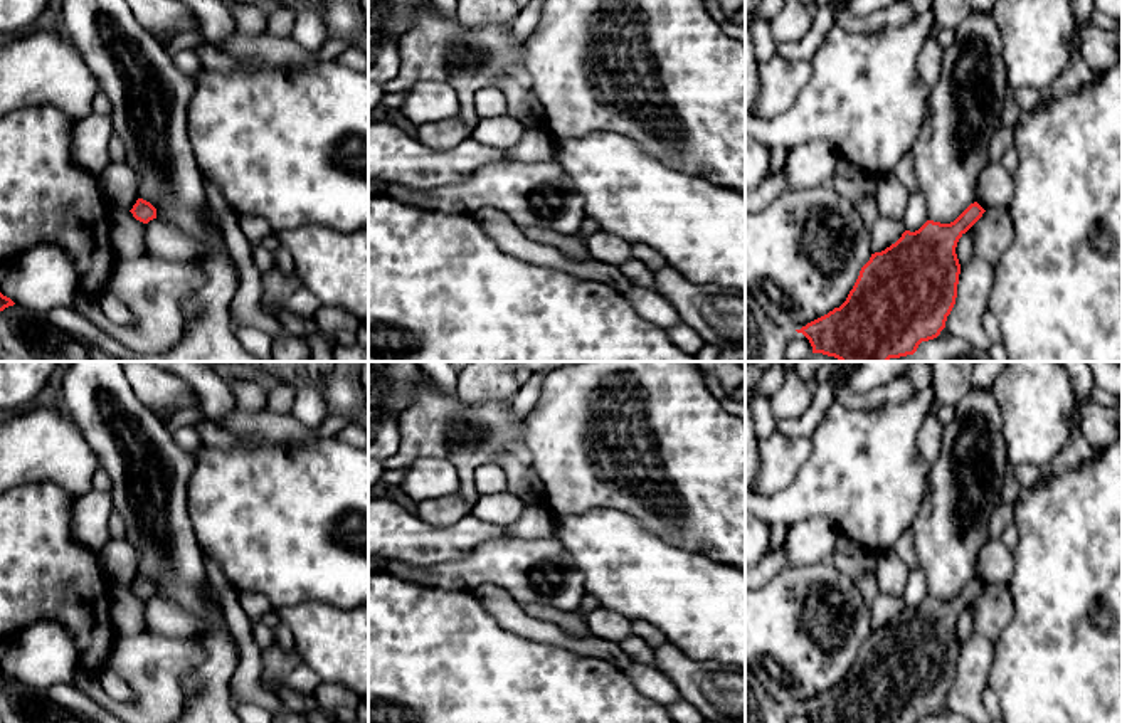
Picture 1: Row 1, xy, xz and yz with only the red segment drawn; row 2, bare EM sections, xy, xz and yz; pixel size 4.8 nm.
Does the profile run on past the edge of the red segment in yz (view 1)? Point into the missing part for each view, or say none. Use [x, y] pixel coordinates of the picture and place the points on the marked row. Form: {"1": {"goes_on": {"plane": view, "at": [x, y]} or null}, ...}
{"1": {"goes_on": null}}

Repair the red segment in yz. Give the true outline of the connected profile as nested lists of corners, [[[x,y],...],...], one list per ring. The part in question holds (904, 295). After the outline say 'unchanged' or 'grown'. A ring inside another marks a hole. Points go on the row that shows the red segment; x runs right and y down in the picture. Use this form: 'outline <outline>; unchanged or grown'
outline [[[974,202],[950,224],[927,220],[915,232],[905,230],[895,244],[871,254],[839,308],[796,331],[809,340],[812,353],[839,362],[888,362],[913,355],[922,341],[937,338],[945,328],[961,274],[955,247],[984,212]]]; unchanged

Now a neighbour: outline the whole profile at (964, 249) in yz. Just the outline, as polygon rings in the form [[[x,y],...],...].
[[[971,230],[962,234],[962,237],[959,239],[957,247],[955,247],[955,254],[957,254],[961,266],[964,266],[974,259],[974,239],[972,239]]]

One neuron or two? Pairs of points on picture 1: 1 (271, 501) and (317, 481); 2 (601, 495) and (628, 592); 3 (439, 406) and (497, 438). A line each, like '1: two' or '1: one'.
1: one
2: two
3: one

